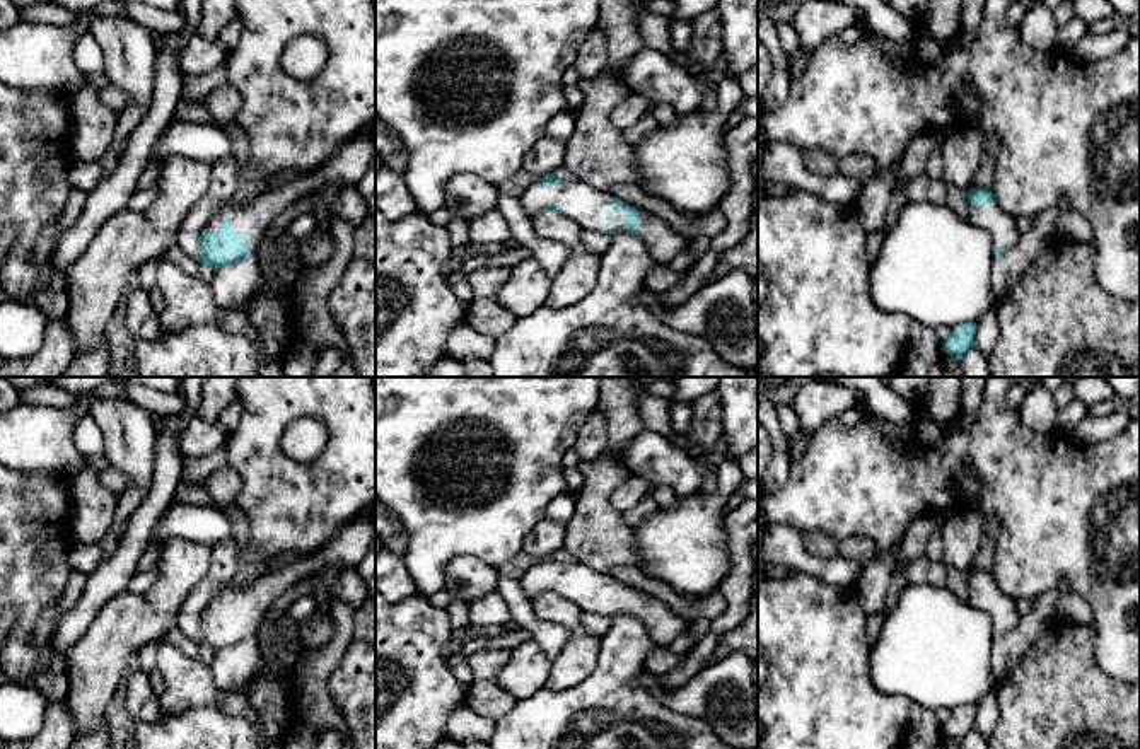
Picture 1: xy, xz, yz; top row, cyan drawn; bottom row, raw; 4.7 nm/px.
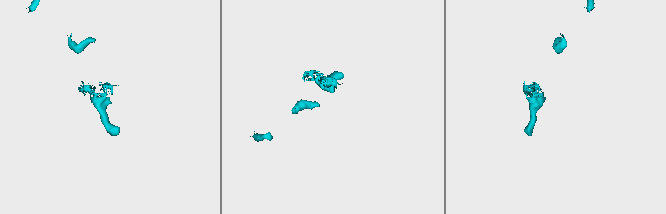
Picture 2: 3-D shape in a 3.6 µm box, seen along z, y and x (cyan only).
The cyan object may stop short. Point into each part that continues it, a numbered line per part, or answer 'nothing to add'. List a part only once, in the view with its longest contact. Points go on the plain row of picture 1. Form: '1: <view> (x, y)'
1: xy (350, 545)

